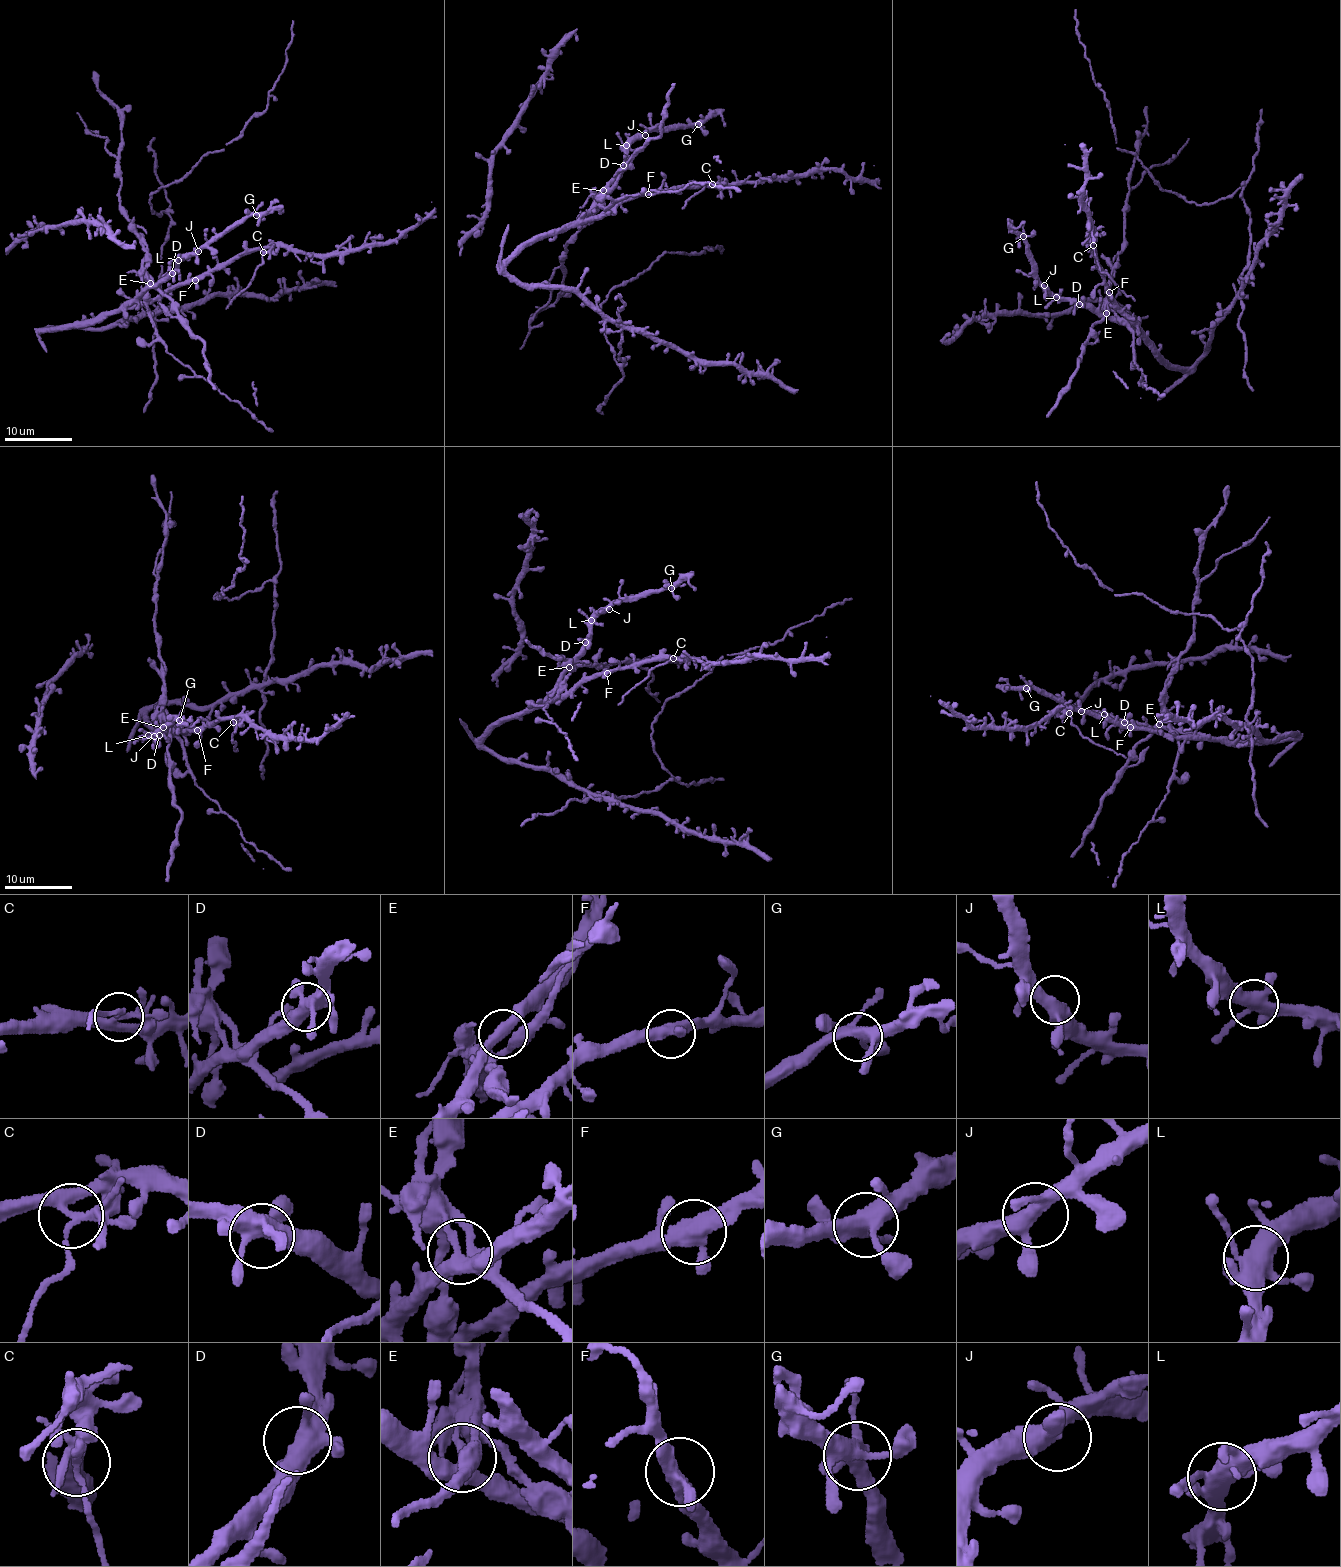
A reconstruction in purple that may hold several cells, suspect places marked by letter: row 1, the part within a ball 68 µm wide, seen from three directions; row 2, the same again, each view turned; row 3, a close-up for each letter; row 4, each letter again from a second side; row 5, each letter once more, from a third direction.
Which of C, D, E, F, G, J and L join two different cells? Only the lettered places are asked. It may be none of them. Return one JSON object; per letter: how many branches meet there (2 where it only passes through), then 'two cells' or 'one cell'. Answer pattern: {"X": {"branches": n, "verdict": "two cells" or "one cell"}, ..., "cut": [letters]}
{"C": {"branches": 4, "verdict": "two cells"}, "D": {"branches": 5, "verdict": "one cell"}, "E": {"branches": 5, "verdict": "two cells"}, "F": {"branches": 4, "verdict": "one cell"}, "G": {"branches": 6, "verdict": "one cell"}, "J": {"branches": 4, "verdict": "one cell"}, "L": {"branches": 5, "verdict": "one cell"}, "cut": ["C", "E"]}

